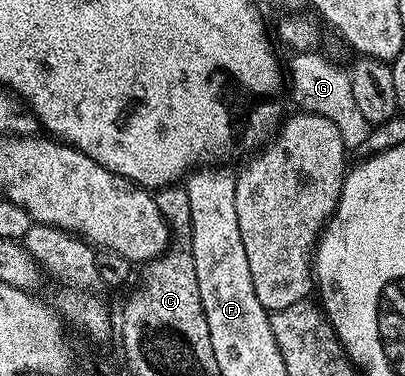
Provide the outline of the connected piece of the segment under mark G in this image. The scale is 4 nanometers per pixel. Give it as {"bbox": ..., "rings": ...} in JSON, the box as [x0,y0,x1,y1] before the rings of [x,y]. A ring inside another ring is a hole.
{"bbox":[287,51,373,149],"rings":[[[308,51],[291,56],[287,62],[287,85],[296,105],[300,110],[332,119],[341,132],[344,145],[349,149],[362,148],[365,139],[371,133],[373,126],[361,112],[361,107],[354,98],[350,74],[337,64],[318,54]]]}

